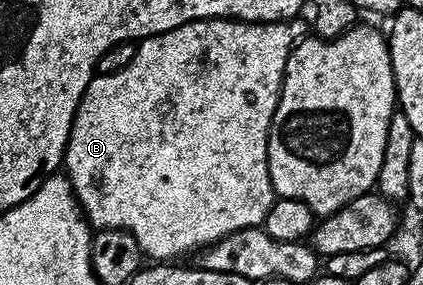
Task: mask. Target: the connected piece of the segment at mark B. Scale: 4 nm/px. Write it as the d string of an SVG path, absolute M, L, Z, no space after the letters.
M205 17L203 21L189 21L167 33L143 37L137 42L138 50L132 55L132 63L115 73L98 73L88 83L84 95L74 113L70 138L66 144L64 173L69 177L78 204L95 230L123 229L140 243L143 254L158 263L182 259L185 253L214 245L220 239L241 229L253 229L265 222L268 211L274 206L276 194L268 171L268 135L272 127L272 115L280 99L284 67L288 55L308 35L308 25L302 19L289 21L235 21L229 17Z

